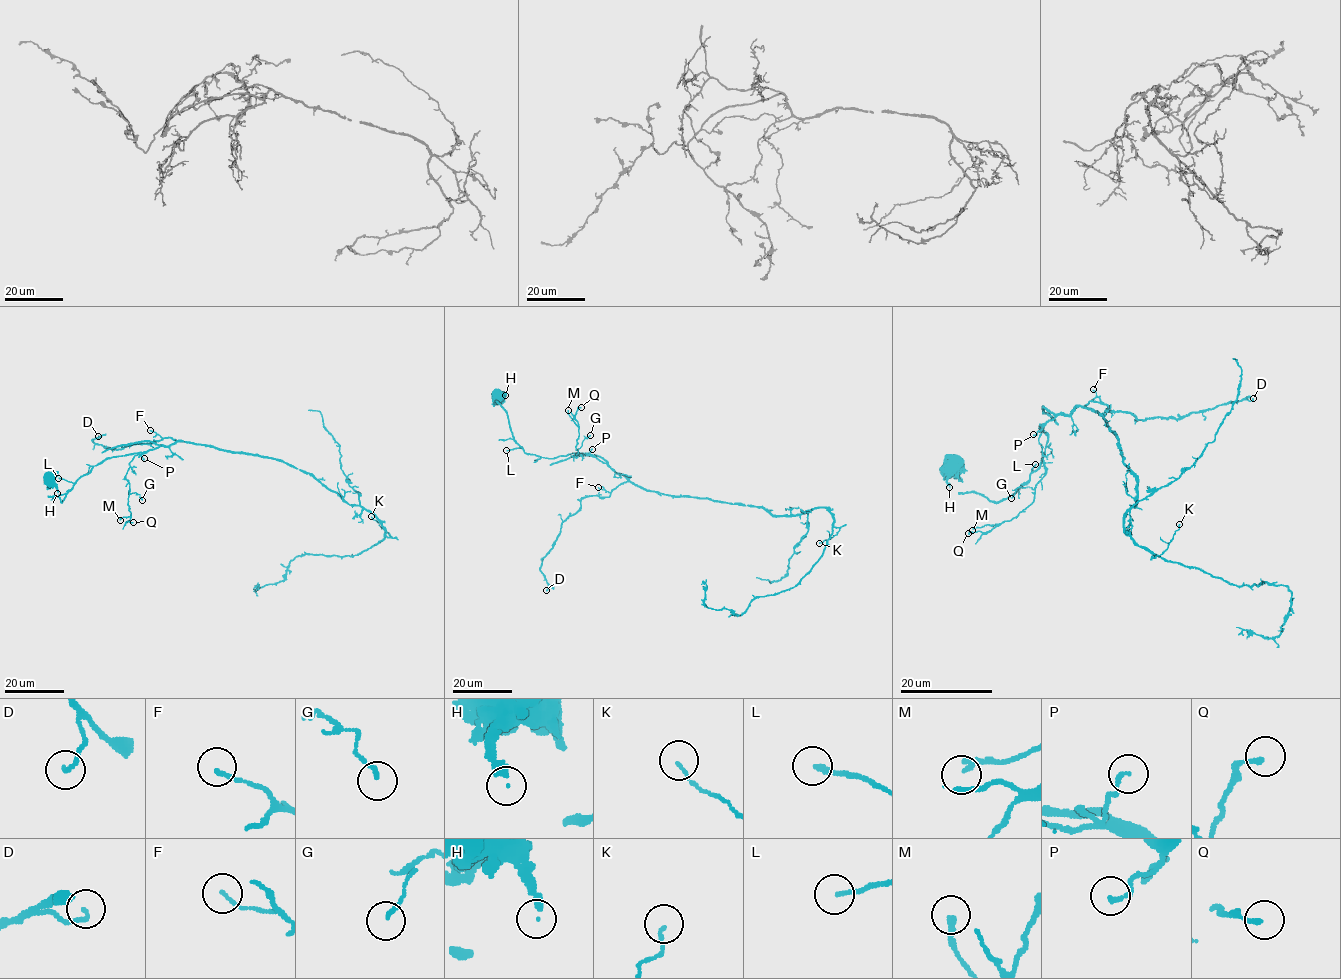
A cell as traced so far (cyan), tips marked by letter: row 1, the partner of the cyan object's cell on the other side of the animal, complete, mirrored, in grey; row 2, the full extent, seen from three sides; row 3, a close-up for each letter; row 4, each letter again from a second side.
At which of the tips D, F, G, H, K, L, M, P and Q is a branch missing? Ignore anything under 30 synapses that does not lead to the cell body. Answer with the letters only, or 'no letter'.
no letter

